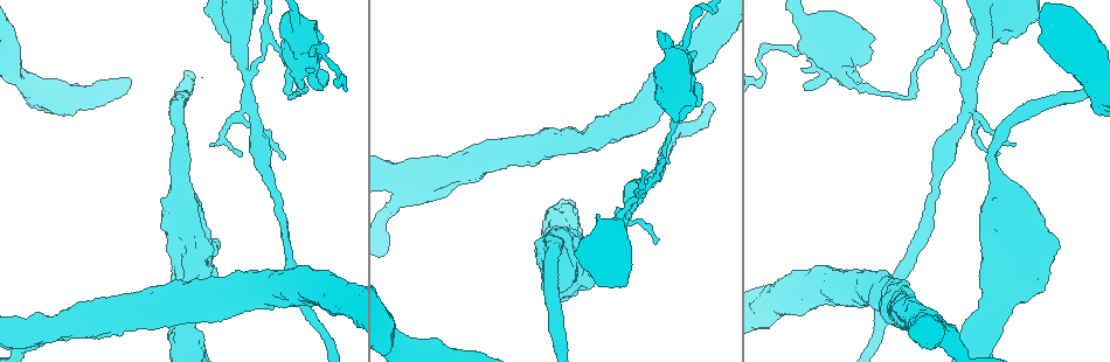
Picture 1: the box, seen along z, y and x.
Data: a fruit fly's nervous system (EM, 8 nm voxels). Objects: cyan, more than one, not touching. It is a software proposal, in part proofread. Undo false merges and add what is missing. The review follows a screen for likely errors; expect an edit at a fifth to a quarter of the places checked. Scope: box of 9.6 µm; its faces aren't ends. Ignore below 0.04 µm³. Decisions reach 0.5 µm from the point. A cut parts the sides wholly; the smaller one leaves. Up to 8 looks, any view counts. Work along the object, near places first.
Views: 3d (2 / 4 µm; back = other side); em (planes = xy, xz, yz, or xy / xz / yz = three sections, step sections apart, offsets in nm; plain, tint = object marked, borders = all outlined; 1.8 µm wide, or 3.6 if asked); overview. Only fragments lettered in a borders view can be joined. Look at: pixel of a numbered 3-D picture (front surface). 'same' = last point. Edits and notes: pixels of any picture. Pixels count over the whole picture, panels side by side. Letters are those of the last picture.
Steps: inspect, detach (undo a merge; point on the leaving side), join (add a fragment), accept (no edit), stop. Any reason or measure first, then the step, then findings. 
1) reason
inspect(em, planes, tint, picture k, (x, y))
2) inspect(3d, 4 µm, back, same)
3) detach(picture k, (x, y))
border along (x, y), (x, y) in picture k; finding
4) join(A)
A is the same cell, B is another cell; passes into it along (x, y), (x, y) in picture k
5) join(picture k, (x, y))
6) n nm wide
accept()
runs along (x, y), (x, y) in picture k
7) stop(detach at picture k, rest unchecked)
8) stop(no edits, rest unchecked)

thick turns thin
inspect(3d, 4 µm, picture 1, (177, 182))

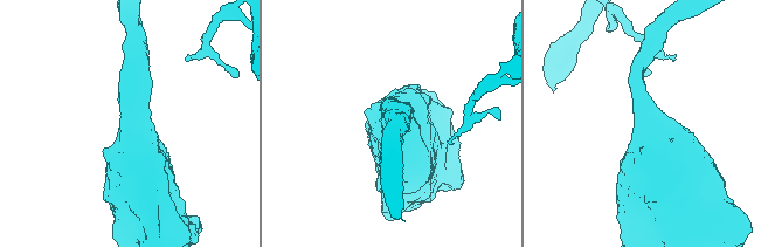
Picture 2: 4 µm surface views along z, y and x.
inspect(em, 3.6 µm, planes, borders, picture 2, (134, 120))

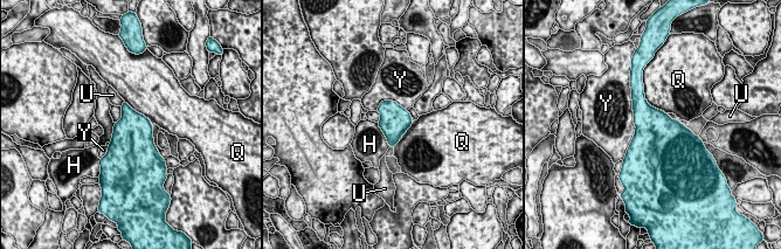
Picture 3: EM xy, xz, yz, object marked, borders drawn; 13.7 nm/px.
accept()
H, Q, U and Y are other cells; border along (642, 83), (644, 98), (667, 113) in picture 3; all the same neuron

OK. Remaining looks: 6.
branch stops here
inspect(3d, 4 µm, back, picture 1, (582, 236))

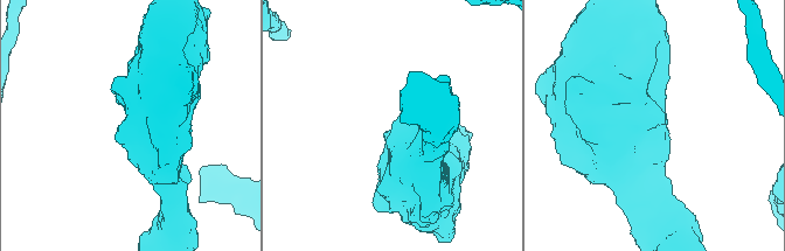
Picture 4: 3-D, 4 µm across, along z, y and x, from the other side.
inspect(em, 3.6 µm, xz, step 16, tint, picture 4, (396, 121))

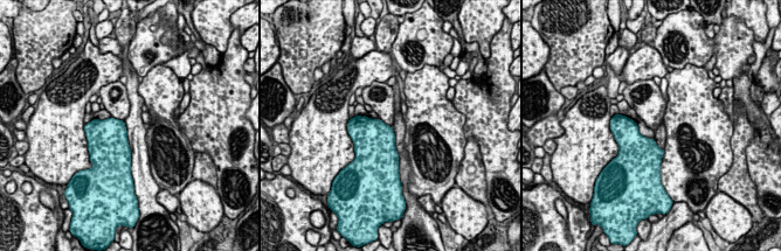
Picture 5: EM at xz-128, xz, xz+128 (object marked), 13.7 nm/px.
what lies round it
inspect(em, 3.6 µm, xz, step 16, borders, same)

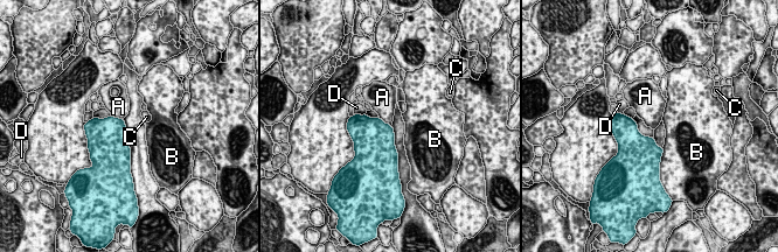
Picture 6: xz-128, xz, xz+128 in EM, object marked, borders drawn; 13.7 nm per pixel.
accept()
A, B, C and D are other cells; border along (111, 114), (123, 119) in picture 6; no lettered fragment goes on from it

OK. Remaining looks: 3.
inspect(3d, 4 µm, picture 1, (404, 193))

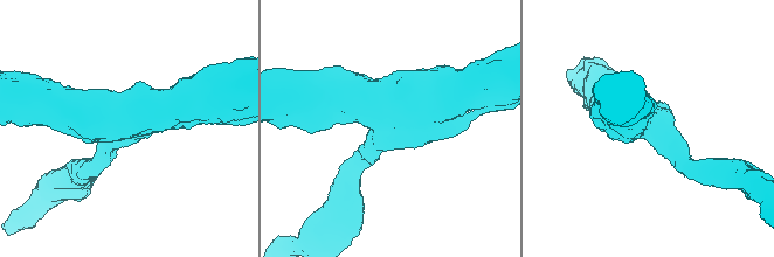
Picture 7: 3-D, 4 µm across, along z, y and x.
inspect(em, 3.6 µm, planes, plain, picture 7, (650, 123))

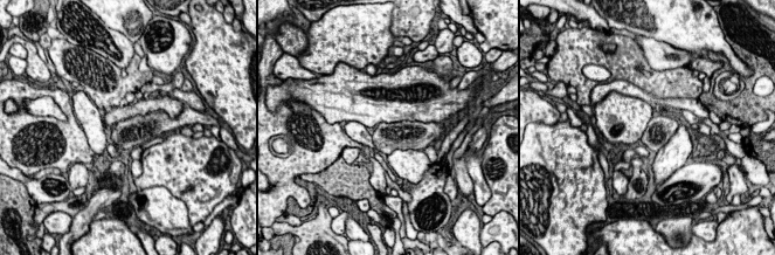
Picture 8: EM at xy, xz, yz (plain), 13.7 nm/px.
inspect(em, 3.6 µm, planes, borders, same)

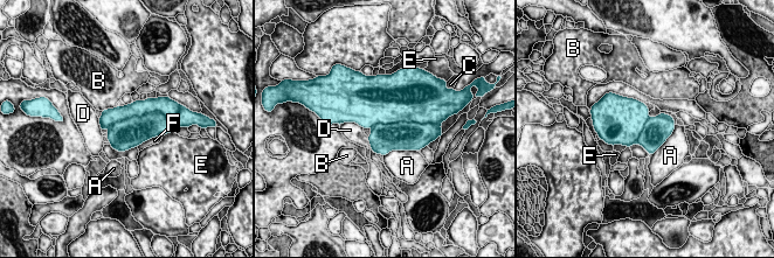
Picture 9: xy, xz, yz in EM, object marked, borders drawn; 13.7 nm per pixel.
A touches over 600 nm
accept()
A, B, C, D, E and F are other cells; border along (345, 121), (354, 121), (363, 128) in picture 9; all the same neuron

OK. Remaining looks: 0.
stop(no edits, rest unchecked)

